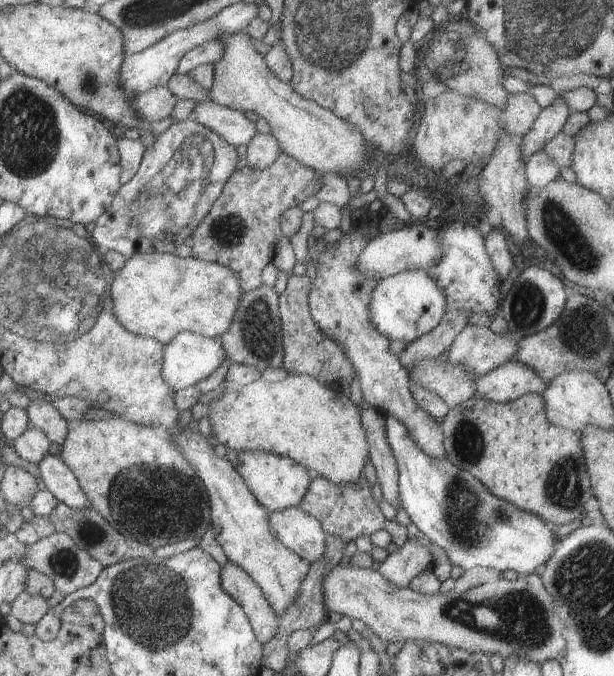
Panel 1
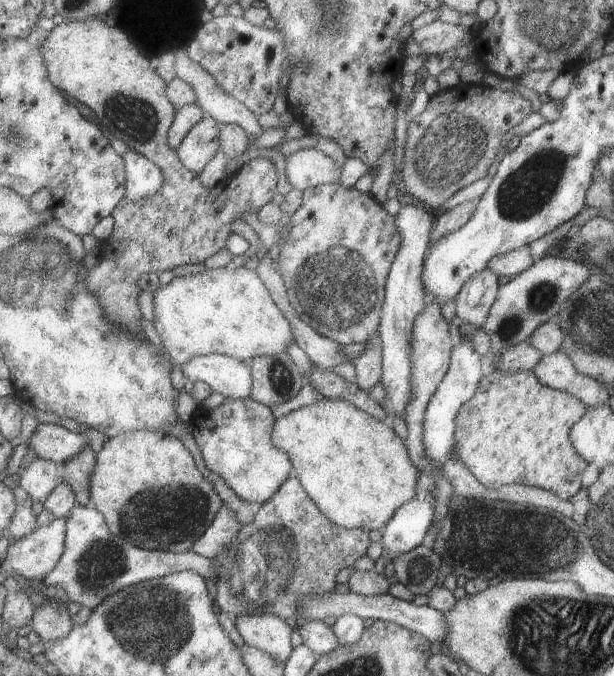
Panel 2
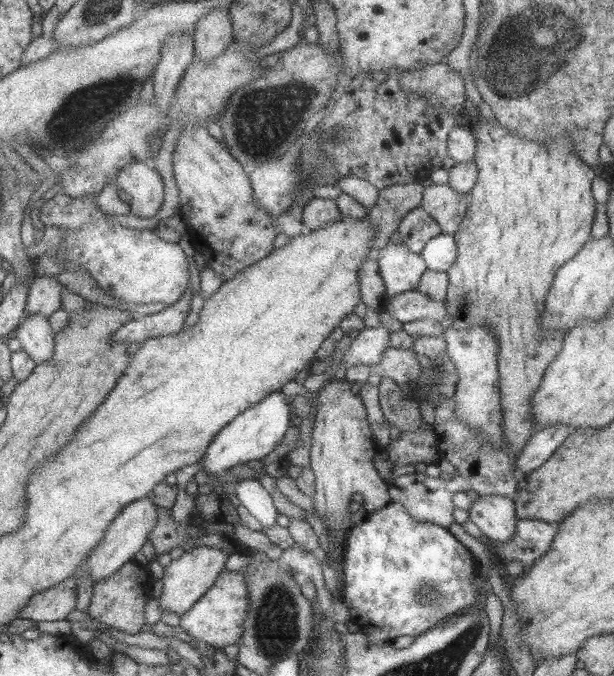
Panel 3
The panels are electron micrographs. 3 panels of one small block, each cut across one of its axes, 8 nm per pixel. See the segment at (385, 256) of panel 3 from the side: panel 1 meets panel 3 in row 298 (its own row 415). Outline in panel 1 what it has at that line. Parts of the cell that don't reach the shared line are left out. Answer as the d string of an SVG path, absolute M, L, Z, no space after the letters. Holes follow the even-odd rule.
M387 414L384 418L387 443L393 454L398 473L398 496L404 521L411 522L419 533L433 542L438 550L445 552L451 565L467 571L474 567L491 568L496 572L513 570L517 575L534 573L537 566L544 564L553 556L557 538L552 526L539 516L520 510L507 500L496 498L483 487L469 472L456 468L447 458L431 458L411 440L407 428L395 416Z

